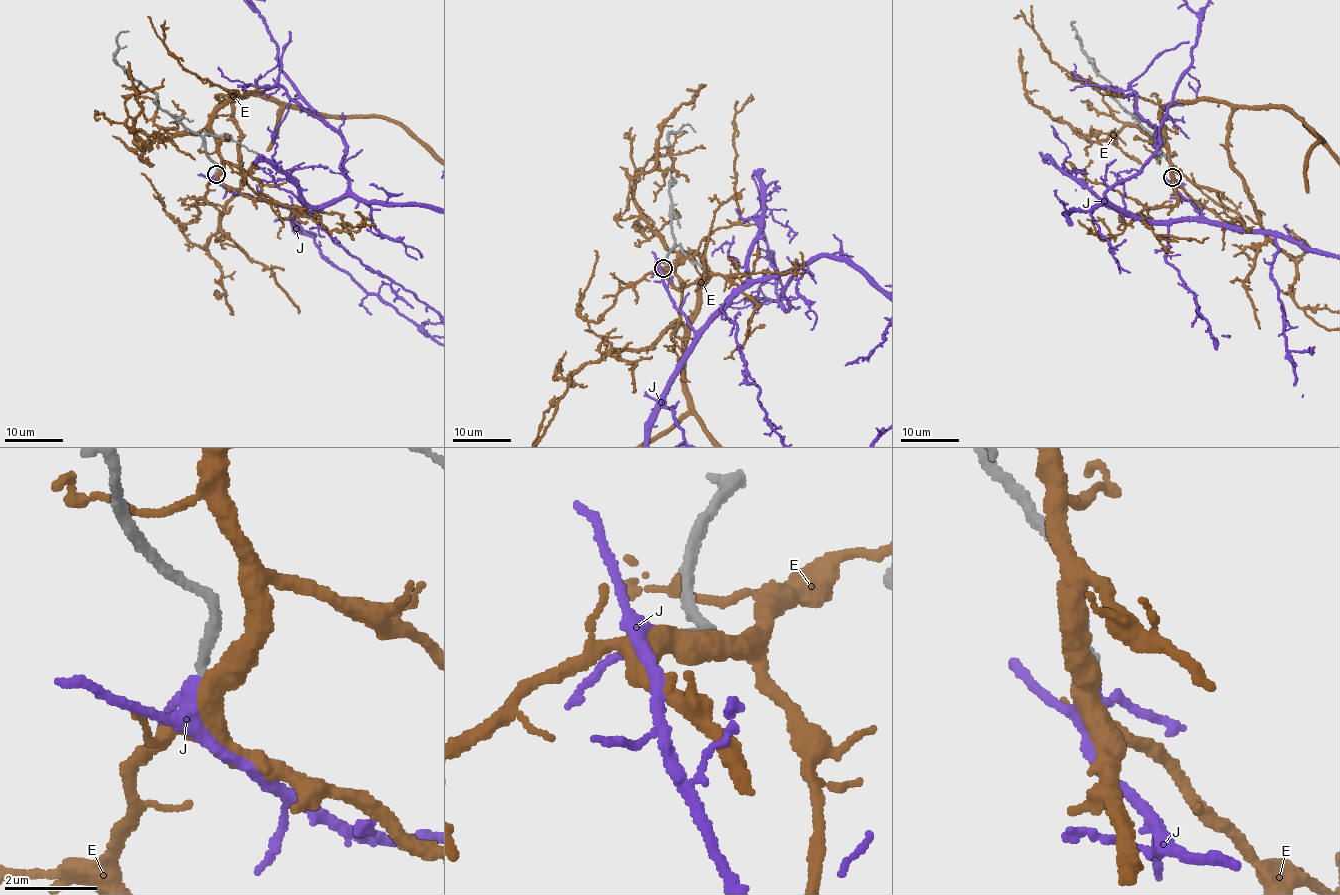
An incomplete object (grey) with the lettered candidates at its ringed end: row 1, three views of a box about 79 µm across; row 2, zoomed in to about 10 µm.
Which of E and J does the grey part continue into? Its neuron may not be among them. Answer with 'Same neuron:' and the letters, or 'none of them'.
Same neuron: J

